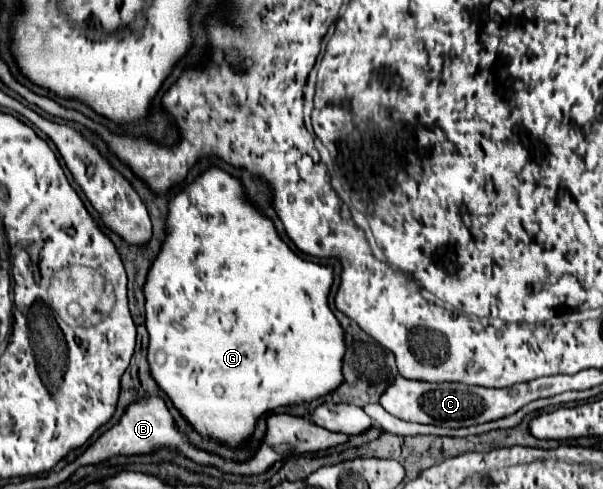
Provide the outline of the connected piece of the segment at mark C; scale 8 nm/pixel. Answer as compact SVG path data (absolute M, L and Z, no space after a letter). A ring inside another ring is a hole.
M579 372L575 376L539 378L539 380L531 380L525 384L513 384L511 388L501 388L501 390L453 384L453 382L431 384L431 382L407 380L403 376L397 376L395 384L391 384L391 388L387 388L387 392L381 396L379 404L393 416L399 416L401 420L407 420L407 422L435 424L435 426L447 426L447 428L465 428L465 426L485 424L491 420L511 416L533 400L563 394L569 390L583 390L583 372Z

